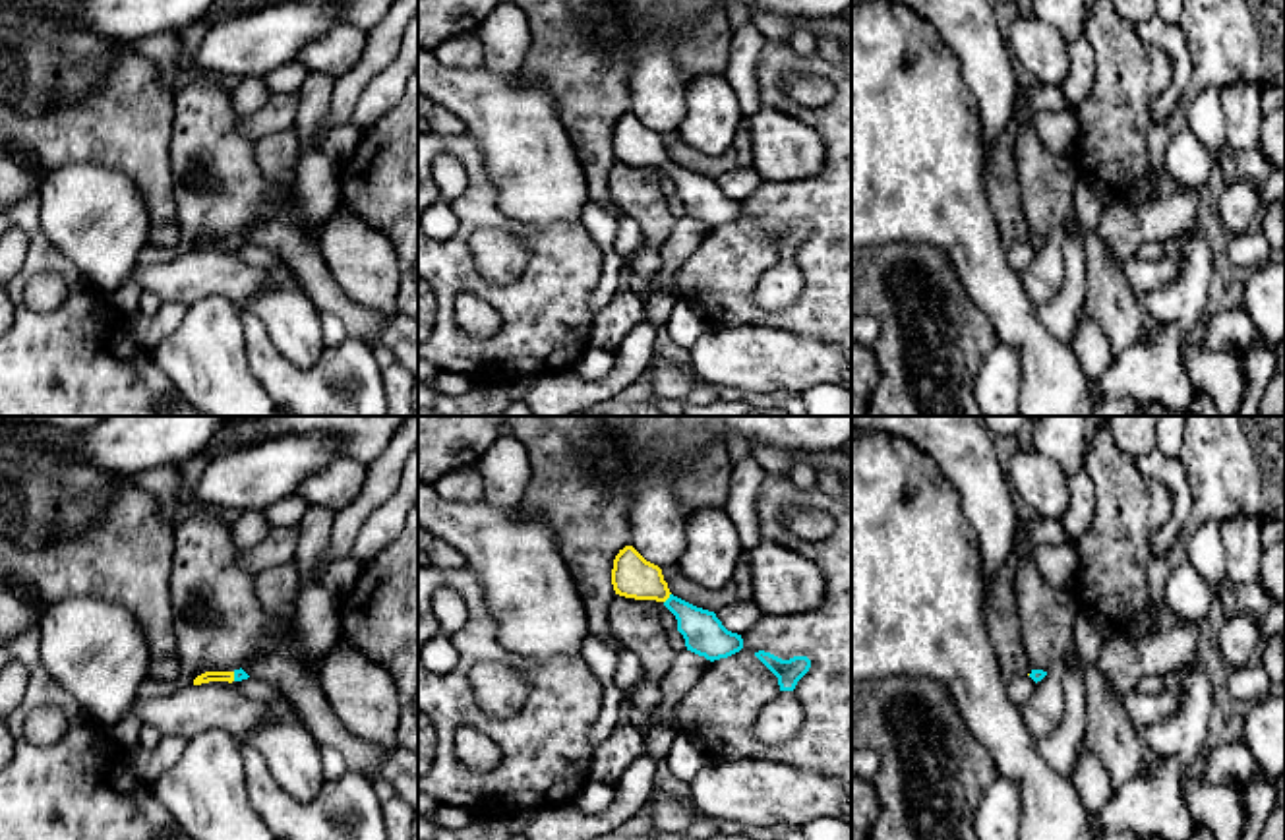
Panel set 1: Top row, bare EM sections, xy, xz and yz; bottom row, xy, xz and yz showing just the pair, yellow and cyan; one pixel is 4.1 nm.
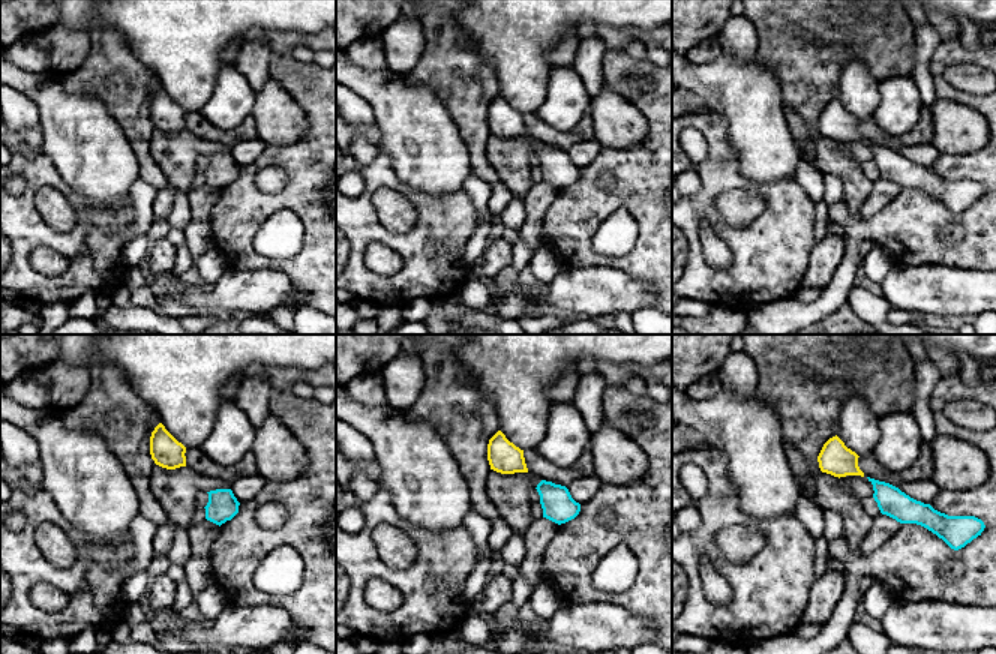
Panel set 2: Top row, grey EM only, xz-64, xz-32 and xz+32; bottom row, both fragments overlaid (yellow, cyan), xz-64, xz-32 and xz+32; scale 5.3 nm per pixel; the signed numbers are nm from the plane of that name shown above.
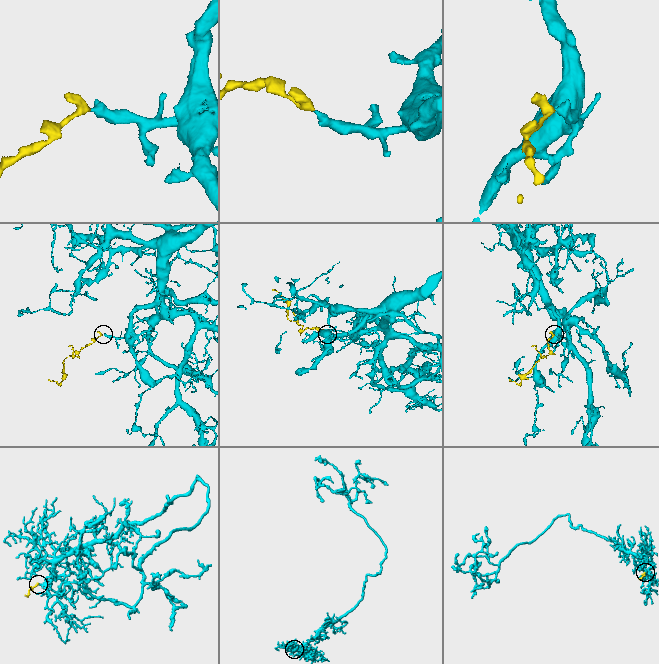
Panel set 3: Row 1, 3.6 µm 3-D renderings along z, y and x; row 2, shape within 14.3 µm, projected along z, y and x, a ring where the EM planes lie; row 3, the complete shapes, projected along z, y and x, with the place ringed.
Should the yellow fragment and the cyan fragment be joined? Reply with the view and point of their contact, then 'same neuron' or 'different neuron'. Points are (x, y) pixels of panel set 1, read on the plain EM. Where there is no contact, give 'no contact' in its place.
xz (668, 163) | same neuron

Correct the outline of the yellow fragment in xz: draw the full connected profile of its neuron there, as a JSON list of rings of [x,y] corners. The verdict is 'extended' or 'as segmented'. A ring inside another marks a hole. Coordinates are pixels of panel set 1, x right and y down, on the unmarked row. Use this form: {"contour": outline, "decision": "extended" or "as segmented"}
{"contour": [[[625,112],[613,126],[612,151],[615,161],[635,166],[662,168],[677,186],[677,197],[687,217],[714,228],[743,215],[743,205],[728,197],[714,178],[697,174],[673,163],[662,135],[646,128],[633,112]]], "decision": "extended"}

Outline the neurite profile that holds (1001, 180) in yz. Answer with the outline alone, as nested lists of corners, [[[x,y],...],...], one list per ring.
[[[1010,124],[993,139],[985,165],[987,195],[999,223],[1001,240],[1006,248],[1014,242],[1031,240],[1016,176],[1016,132],[1018,128]]]

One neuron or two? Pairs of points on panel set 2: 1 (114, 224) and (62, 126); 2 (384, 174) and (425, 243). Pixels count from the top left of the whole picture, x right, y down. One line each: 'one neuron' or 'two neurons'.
1: two neurons
2: one neuron

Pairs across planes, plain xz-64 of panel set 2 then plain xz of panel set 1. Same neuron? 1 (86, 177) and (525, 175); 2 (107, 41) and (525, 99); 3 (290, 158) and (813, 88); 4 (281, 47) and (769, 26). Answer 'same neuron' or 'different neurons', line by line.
1: same neuron
2: different neurons
3: different neurons
4: same neuron

